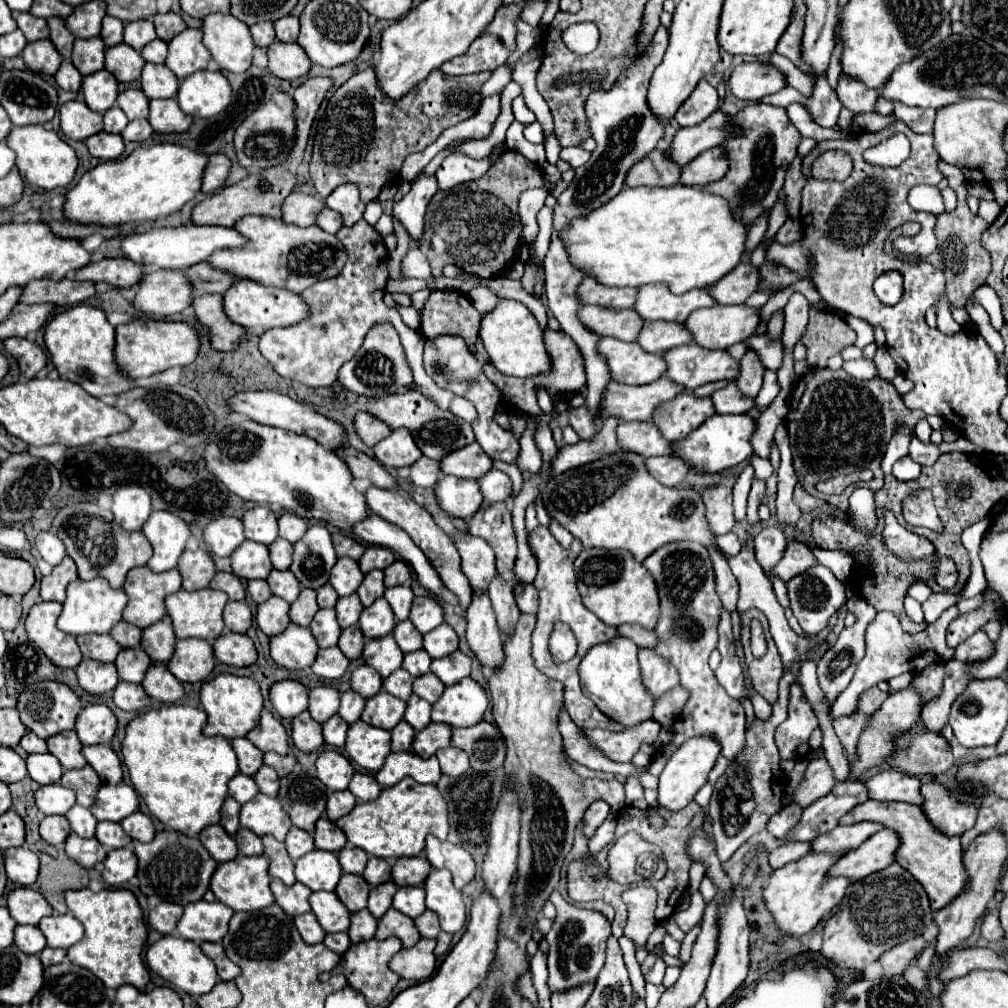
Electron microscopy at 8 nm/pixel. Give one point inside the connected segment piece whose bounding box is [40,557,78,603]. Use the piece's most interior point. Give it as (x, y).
(53, 587)

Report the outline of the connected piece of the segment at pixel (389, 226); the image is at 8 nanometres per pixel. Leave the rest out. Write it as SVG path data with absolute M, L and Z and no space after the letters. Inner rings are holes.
M382 215L380 217L380 221L374 225L374 229L382 235L382 237L386 237L386 235L390 235L392 231L394 231L394 223L392 223L392 217L390 215Z

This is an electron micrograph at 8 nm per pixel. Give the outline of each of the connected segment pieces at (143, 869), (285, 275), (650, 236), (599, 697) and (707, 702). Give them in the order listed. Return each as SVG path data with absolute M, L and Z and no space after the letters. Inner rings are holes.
M164 829L156 833L156 837L150 843L140 843L134 841L134 853L138 857L138 881L140 881L140 891L146 897L160 897L162 901L176 903L176 905L188 905L194 901L200 901L204 893L208 891L210 879L218 867L214 857L202 847L200 839L186 837L184 833Z
M250 215L244 217L244 221L238 221L234 229L240 229L240 233L250 239L250 245L242 249L222 249L222 253L214 253L208 261L216 269L224 269L238 277L250 277L254 281L262 281L264 285L284 287L294 293L302 293L318 281L338 277L348 257L344 245L318 225L298 227L282 219Z
M674 185L674 187L624 187L622 193L618 193L612 201L608 201L606 205L602 205L602 209L596 209L590 213L590 217L582 217L578 221L574 221L574 225L570 225L570 231L562 235L564 243L568 245L568 253L570 259L574 261L574 265L578 265L580 269L586 271L586 275L596 277L600 283L610 285L610 287L642 287L648 283L666 283L670 287L672 293L682 295L688 293L692 289L706 289L706 285L716 285L724 275L728 275L732 269L736 269L742 263L742 257L746 253L746 237L748 237L748 225L736 217L736 213L732 211L730 203L714 193L706 193L706 189L702 187L690 187L690 185Z
M616 637L612 641L594 645L580 663L580 683L584 695L590 697L606 717L626 727L650 719L652 707L656 703L656 699L648 693L648 689L642 683L636 651L638 647L634 645L634 641L626 637Z
M680 541L674 545L666 545L656 549L646 561L646 569L654 575L660 593L660 621L656 633L660 637L654 651L666 657L680 673L680 683L690 691L690 697L676 719L676 737L668 747L656 753L648 773L660 775L668 757L690 737L702 733L714 733L722 743L722 755L728 761L734 761L738 753L746 747L744 737L744 717L742 705L738 701L730 701L726 691L718 685L712 669L708 667L708 655L716 649L718 643L718 621L722 601L716 593L716 577L710 553L702 545L694 545L692 541Z

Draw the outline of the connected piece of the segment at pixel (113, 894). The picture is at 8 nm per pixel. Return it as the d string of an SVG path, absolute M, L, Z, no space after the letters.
M90 889L66 891L66 905L70 913L84 925L86 933L82 941L68 949L68 961L80 967L90 969L108 989L118 989L120 985L134 985L138 991L144 991L150 973L140 959L148 929L138 907L136 897L128 889L102 889L98 893Z

